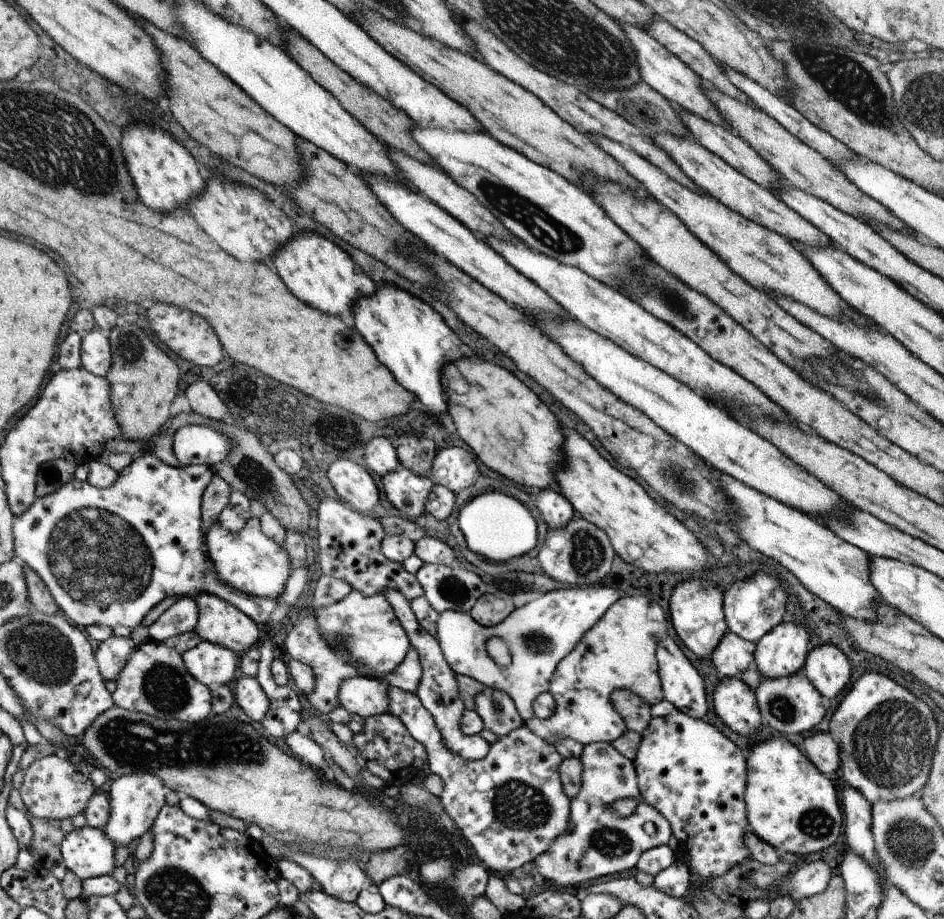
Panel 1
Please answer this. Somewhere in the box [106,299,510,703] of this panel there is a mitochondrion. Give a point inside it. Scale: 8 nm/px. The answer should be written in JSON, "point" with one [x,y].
{"point":[252,474]}

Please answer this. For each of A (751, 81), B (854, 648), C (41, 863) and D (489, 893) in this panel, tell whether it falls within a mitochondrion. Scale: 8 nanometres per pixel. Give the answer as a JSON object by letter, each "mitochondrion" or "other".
{"A":"other","B":"other","C":"other","D":"other"}

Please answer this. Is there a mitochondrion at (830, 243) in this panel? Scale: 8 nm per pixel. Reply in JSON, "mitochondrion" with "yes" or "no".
{"mitochondrion":"no"}

